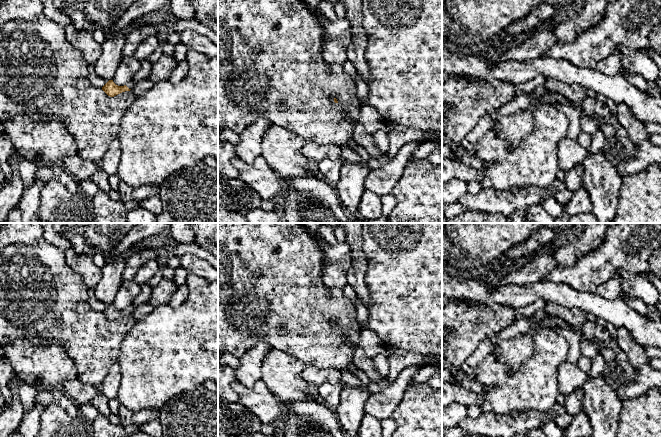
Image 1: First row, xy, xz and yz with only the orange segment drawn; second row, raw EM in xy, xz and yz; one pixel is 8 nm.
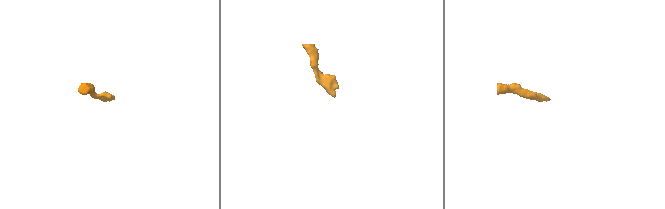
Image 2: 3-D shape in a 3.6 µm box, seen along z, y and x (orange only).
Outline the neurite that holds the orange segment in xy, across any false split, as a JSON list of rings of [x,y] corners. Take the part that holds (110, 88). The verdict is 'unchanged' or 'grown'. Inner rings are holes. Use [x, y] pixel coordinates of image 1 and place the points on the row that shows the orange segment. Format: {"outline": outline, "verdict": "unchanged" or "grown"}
{"outline": [[[109,80],[103,87],[102,90],[110,97],[114,97],[122,92],[130,91],[134,87],[135,83],[130,81],[124,86],[116,85],[113,80]]], "verdict": "grown"}

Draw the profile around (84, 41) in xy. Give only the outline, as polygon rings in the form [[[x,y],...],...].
[[[73,26],[64,27],[65,37],[76,49],[80,50],[88,64],[94,64],[102,52],[100,45],[89,31],[77,31]]]

